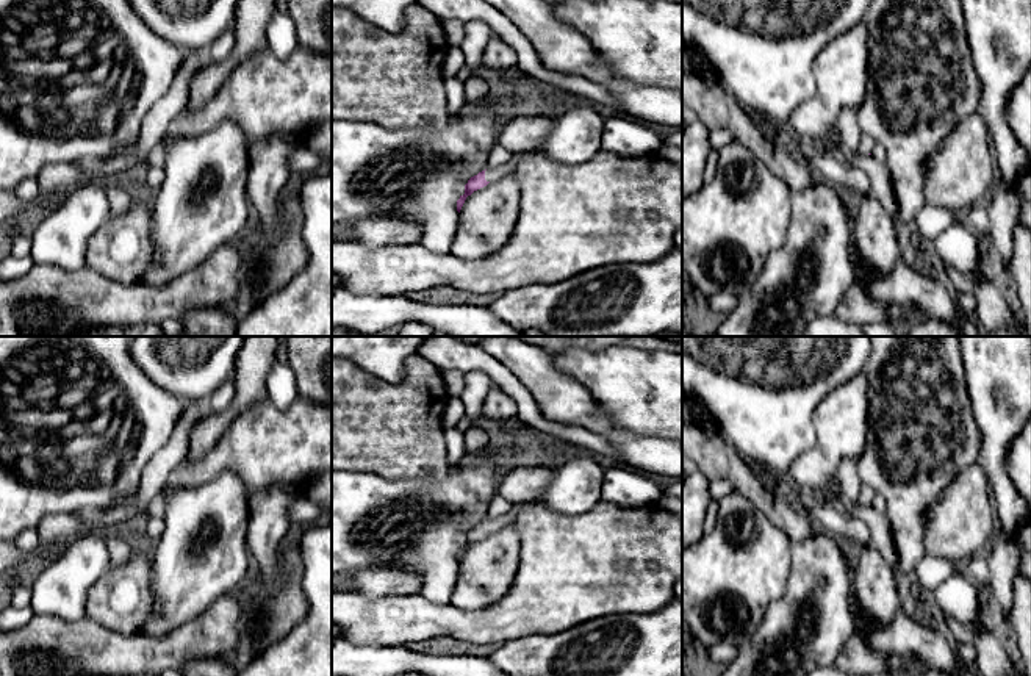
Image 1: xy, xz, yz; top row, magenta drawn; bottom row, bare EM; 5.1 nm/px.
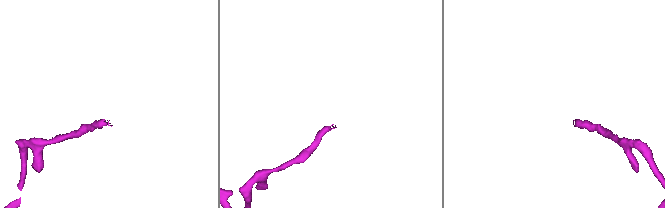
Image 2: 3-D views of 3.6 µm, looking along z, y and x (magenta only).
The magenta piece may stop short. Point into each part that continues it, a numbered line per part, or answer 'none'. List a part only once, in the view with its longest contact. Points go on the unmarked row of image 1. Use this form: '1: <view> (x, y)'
1: xz (490, 524)

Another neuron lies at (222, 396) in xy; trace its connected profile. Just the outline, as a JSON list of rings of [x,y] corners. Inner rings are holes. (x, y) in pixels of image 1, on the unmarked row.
[[[227,380],[222,387],[219,387],[213,396],[210,397],[213,413],[222,413],[233,402],[235,387],[233,380]]]

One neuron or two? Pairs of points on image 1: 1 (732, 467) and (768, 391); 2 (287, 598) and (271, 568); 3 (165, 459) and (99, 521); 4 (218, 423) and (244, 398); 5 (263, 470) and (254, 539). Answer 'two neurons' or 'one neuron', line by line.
1: two neurons
2: two neurons
3: one neuron
4: one neuron
5: two neurons

